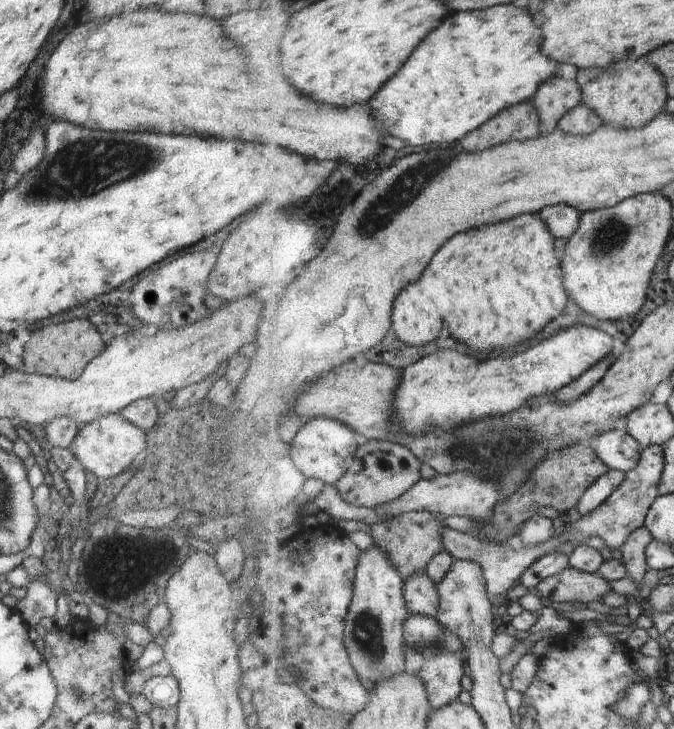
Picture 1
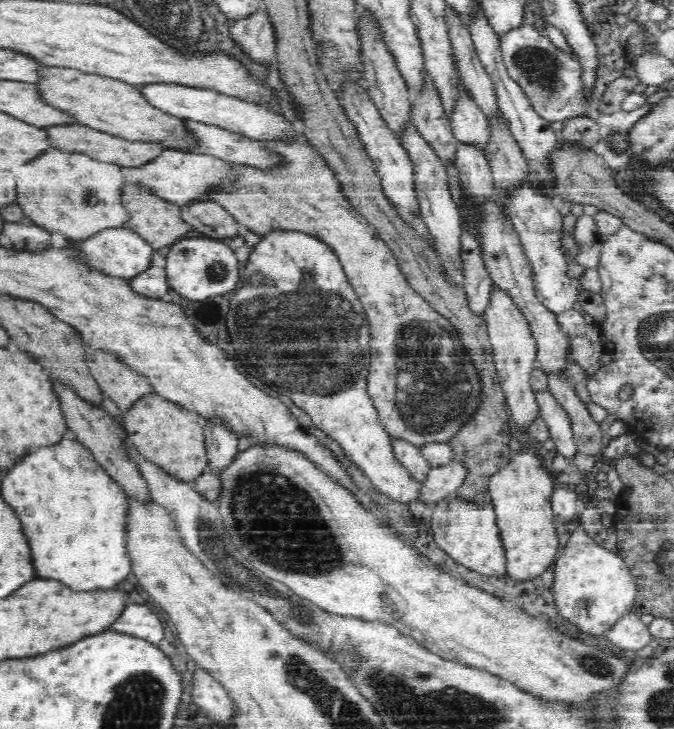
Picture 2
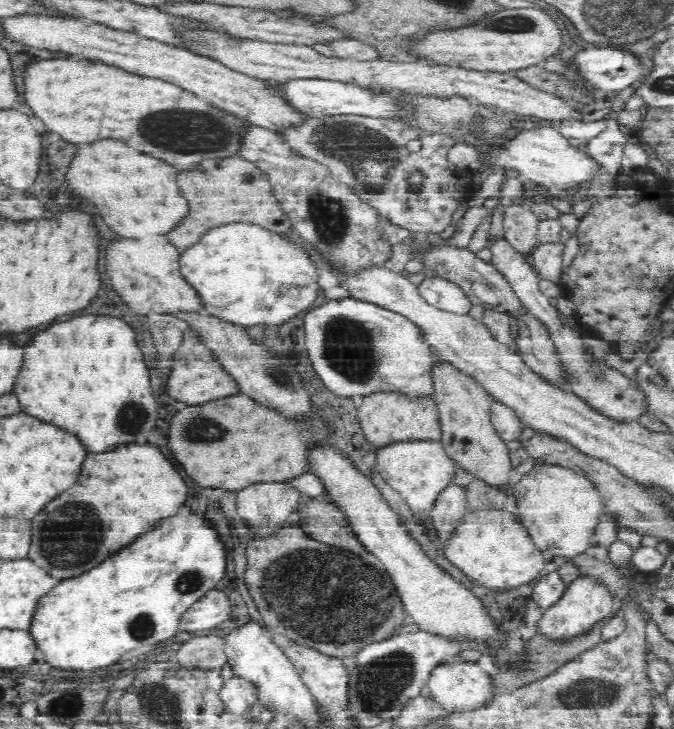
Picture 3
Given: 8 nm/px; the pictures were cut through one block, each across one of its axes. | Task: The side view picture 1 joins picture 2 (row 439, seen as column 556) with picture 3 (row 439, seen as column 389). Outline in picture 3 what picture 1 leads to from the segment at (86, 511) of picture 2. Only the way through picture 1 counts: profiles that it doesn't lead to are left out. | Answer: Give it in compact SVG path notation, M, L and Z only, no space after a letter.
M84 314L50 324L42 332L36 332L36 336L28 342L21 368L12 390L20 401L21 410L42 420L74 428L74 432L90 444L92 452L104 452L114 444L142 442L154 428L158 404L150 385L149 368L138 346L136 330L124 317Z

